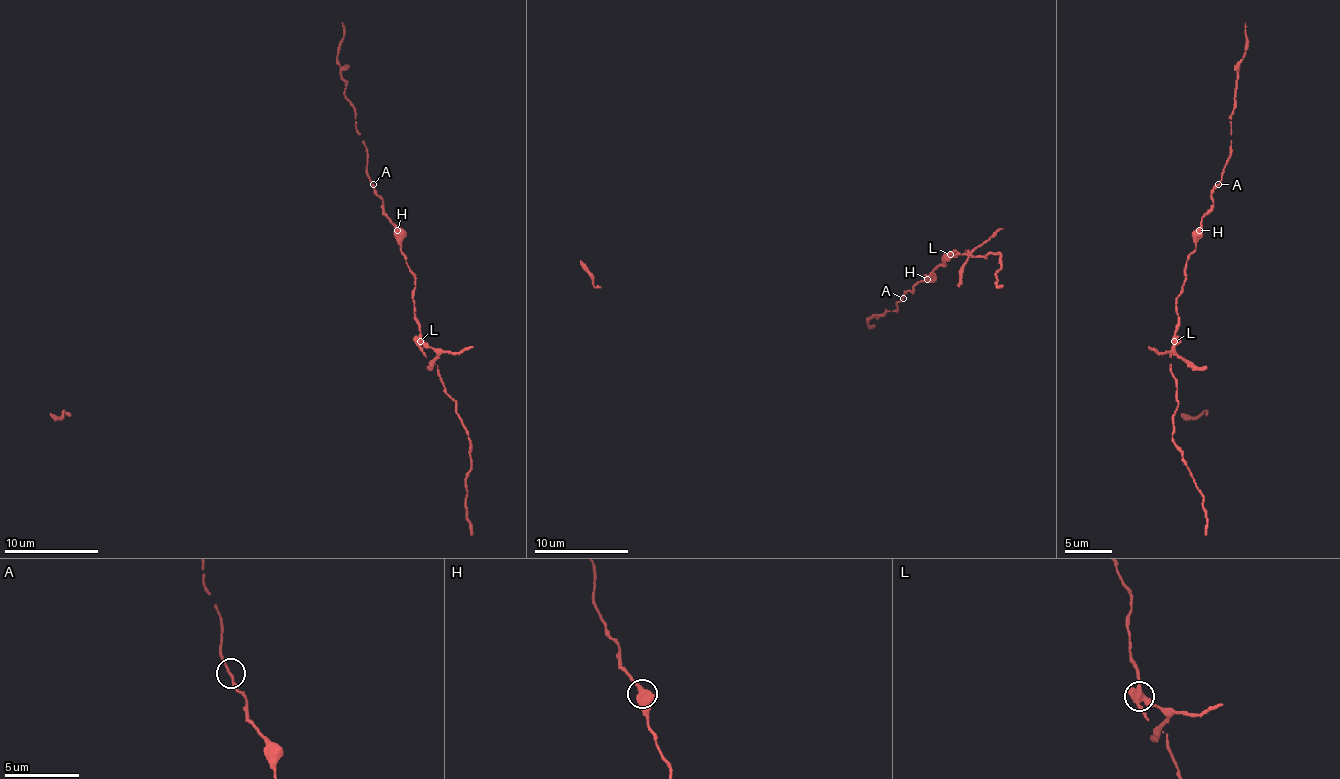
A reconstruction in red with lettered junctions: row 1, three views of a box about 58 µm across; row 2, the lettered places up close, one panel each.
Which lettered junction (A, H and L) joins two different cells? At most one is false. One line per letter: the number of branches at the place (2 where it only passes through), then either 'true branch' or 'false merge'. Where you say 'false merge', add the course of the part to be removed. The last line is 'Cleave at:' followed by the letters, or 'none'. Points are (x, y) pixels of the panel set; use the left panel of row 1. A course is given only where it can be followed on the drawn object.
A: branches 2; true branch
H: branches 3; true branch
L: branches 3; false merge; course (420, 341), (456, 353), (472, 346)
Cleave at: L

